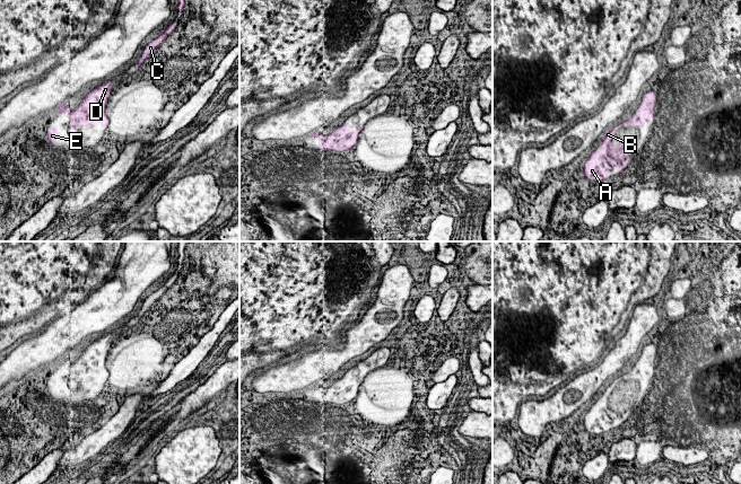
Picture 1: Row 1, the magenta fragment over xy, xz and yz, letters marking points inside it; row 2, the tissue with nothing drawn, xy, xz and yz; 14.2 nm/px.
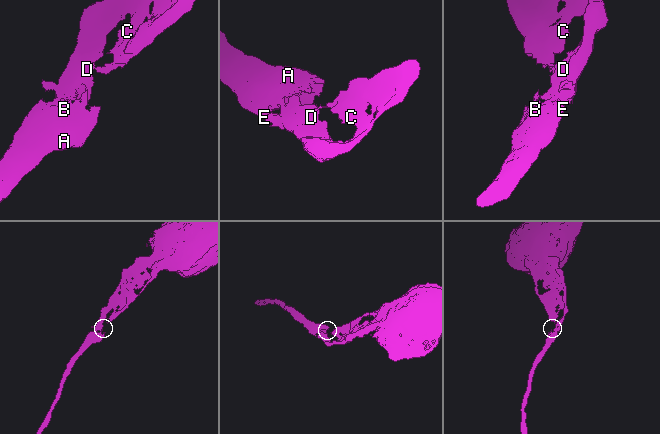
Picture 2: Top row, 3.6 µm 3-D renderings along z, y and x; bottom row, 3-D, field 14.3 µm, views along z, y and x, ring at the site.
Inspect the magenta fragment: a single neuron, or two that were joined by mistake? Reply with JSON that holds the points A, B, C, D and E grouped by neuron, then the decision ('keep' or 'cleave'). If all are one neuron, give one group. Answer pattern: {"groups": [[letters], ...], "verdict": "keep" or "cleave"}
{"groups": [["A", "B", "C", "D", "E"]], "verdict": "keep"}

